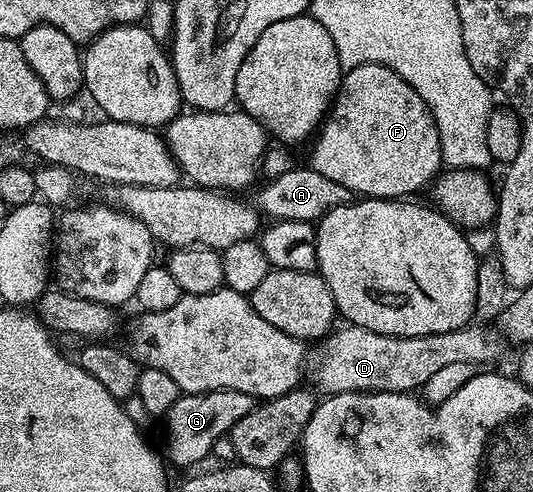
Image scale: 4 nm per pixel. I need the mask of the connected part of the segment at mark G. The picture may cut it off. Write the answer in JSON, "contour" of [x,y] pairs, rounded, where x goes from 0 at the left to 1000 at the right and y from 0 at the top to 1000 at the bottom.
{"contour":[[[413,791],[402,799],[351,799],[334,807],[332,817],[308,841],[310,913],[315,943],[370,945],[400,913],[407,894],[420,890],[456,843],[478,829],[478,809],[456,795]]]}

